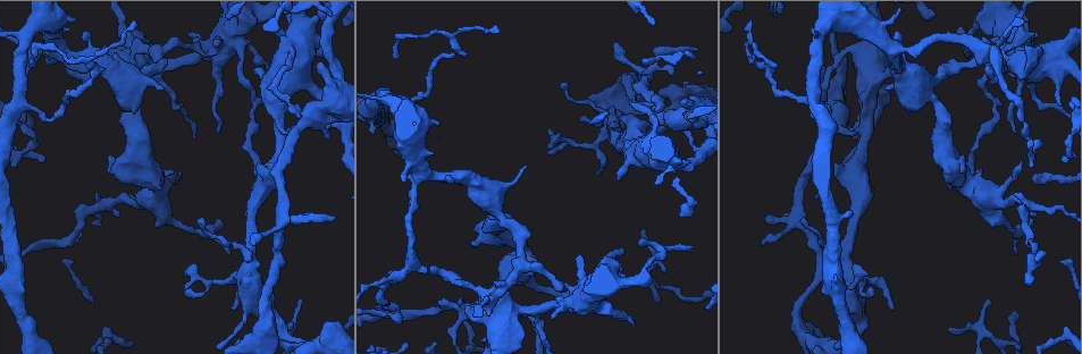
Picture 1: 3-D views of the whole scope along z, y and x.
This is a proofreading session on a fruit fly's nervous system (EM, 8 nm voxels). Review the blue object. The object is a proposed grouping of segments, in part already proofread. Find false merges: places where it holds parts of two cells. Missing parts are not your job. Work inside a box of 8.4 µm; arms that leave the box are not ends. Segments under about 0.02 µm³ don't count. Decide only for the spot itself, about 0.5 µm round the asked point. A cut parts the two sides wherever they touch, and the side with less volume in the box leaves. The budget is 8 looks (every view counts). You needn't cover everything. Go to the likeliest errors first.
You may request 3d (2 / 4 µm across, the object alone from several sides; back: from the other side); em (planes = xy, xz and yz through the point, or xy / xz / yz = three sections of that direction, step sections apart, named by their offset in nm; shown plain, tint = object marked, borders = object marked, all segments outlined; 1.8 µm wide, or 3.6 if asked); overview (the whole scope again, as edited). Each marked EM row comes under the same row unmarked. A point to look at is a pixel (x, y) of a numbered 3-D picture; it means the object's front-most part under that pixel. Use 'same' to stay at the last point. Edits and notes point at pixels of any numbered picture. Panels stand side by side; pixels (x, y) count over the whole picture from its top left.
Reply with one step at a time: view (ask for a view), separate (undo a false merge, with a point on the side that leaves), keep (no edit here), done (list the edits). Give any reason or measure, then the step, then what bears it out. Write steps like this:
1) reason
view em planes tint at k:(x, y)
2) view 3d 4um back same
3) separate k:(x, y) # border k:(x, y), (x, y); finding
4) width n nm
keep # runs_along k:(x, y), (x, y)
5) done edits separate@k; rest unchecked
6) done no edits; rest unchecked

three arms meet
view em planes tint at 1:(860, 127)

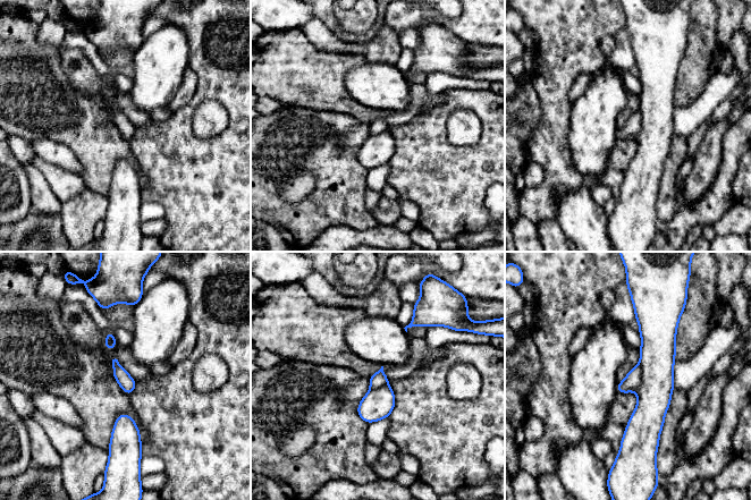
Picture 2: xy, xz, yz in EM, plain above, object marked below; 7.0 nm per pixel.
separate 2:(632, 381) # border 2:(640, 364), (640, 384), (635, 390); two cells meet here

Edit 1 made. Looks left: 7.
view overview

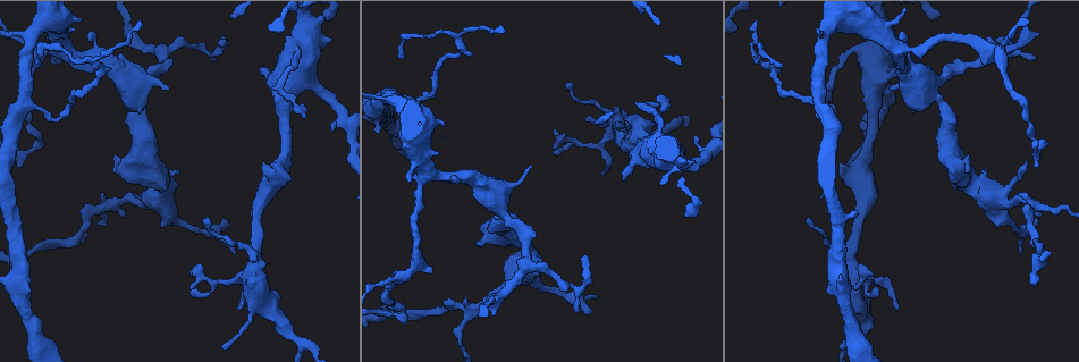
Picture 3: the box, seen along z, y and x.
thick turns thin
view em xz step 16 tint at 3:(926, 78)

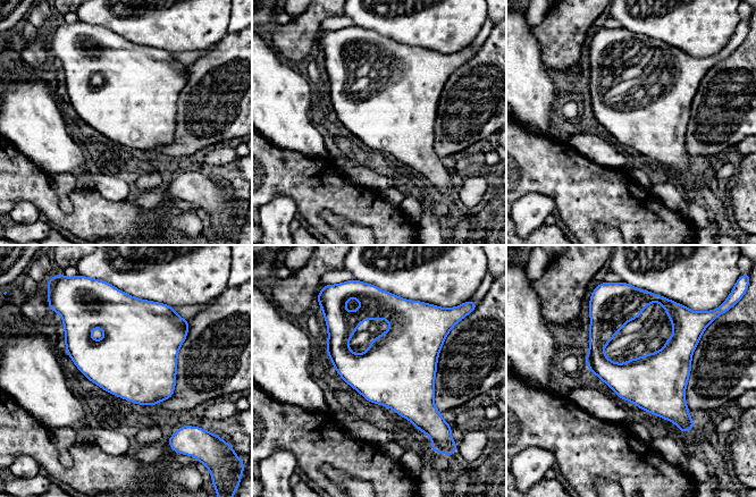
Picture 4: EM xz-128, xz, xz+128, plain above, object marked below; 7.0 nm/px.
view em planes tint same

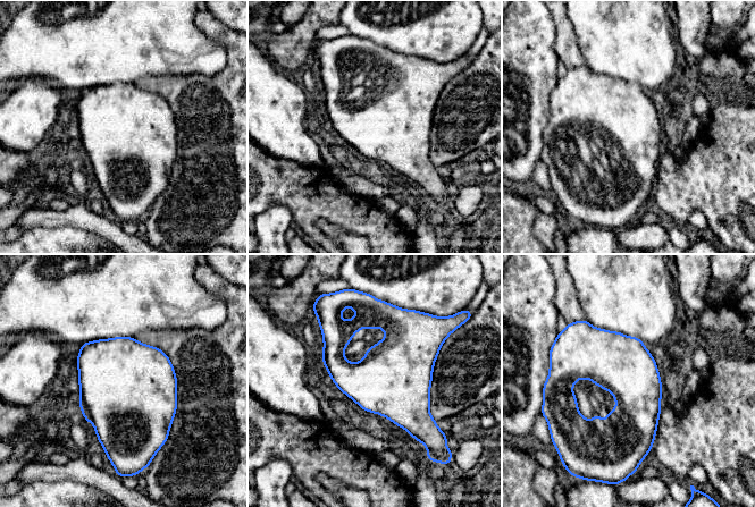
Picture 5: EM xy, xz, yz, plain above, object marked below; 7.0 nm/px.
keep # one cell here

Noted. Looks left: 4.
abrupt turn
view 3d 4um back at 3:(1013, 53)

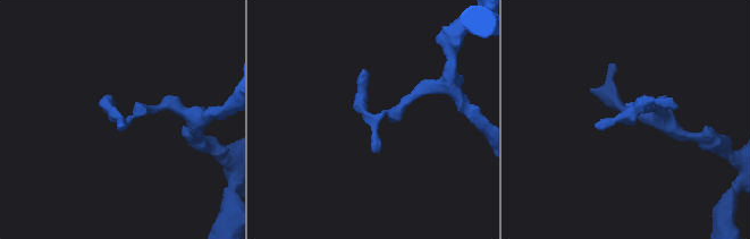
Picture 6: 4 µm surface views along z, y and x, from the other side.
now the EM
view em yz step 16 tint at 6:(376, 118)

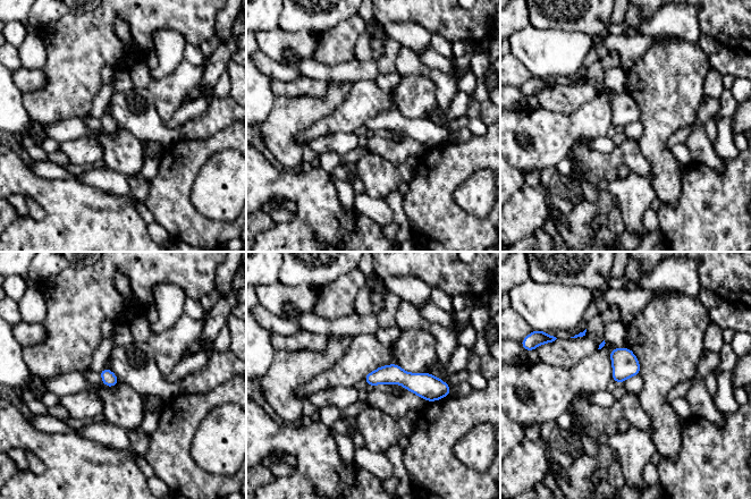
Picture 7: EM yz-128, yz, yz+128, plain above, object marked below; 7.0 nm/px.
keep # runs_along 7:(368, 378), (441, 385); continuous, no second cell

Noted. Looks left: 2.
done edits separate@2; rest unchecked

